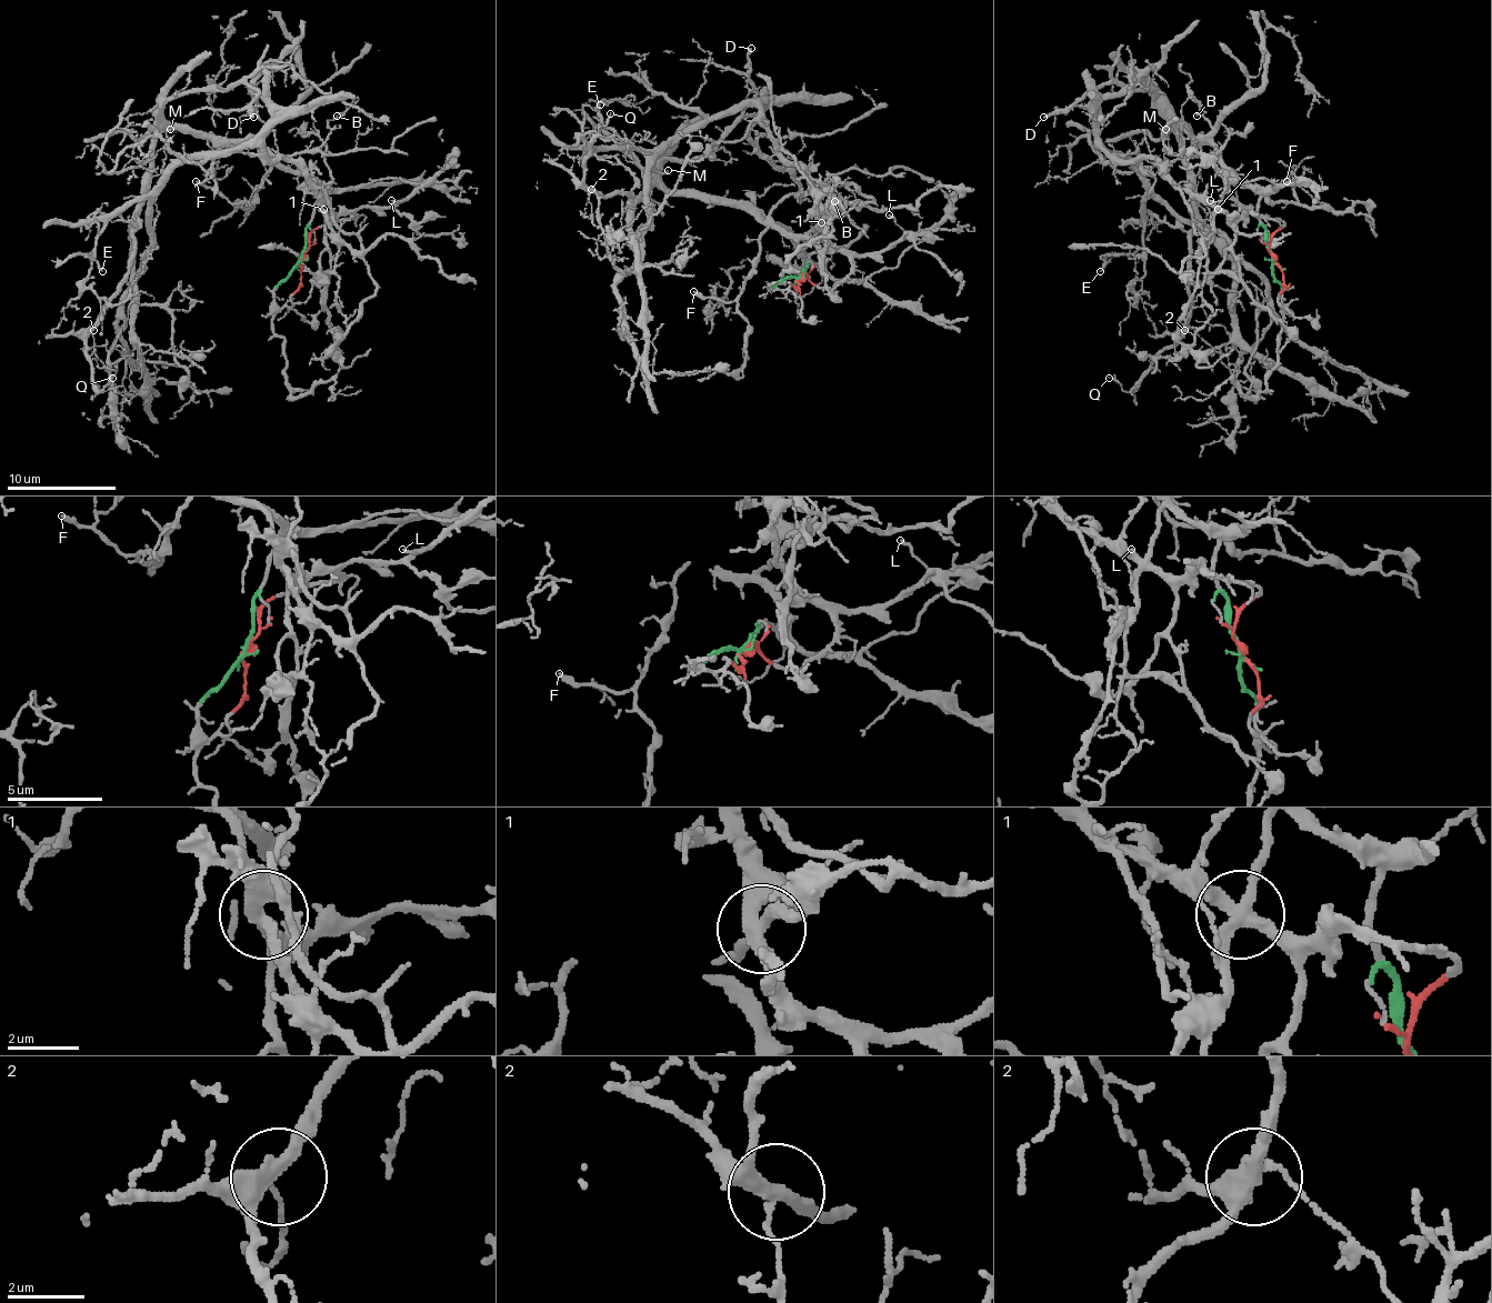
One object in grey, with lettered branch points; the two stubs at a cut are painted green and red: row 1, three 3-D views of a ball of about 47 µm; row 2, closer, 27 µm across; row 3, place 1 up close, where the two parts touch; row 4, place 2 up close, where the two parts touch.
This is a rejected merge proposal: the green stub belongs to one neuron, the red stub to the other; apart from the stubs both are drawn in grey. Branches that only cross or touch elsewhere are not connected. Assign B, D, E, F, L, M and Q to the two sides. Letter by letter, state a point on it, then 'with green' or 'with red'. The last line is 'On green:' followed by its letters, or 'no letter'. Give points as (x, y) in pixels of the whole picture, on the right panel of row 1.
B: at (1197, 116); with green
D: at (1043, 117); with green
E: at (1100, 271); with red
F: at (1287, 181); with green
L: at (1210, 200); with red
M: at (1165, 129); with green
Q: at (1109, 378); with green
On green: B, D, F, M, Q

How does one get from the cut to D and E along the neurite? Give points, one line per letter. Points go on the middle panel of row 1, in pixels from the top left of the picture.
D: (801, 277), (820, 252), (805, 239), (661, 181), (664, 159), (700, 157), (754, 94), (751, 48)
E: (801, 279), (833, 288), (852, 266), (754, 104), (656, 149), (593, 149), (582, 108), (599, 104)

